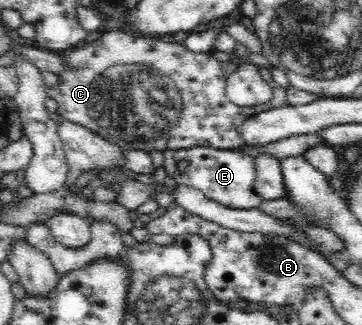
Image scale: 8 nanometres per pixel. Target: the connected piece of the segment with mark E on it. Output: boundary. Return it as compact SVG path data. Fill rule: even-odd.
M201 146L180 150L166 149L164 156L166 175L172 175L178 185L196 189L219 205L233 209L251 209L262 201L253 189L257 178L257 164L251 156L243 155L237 150L218 150ZM181 161L187 162L183 169L178 167Z

